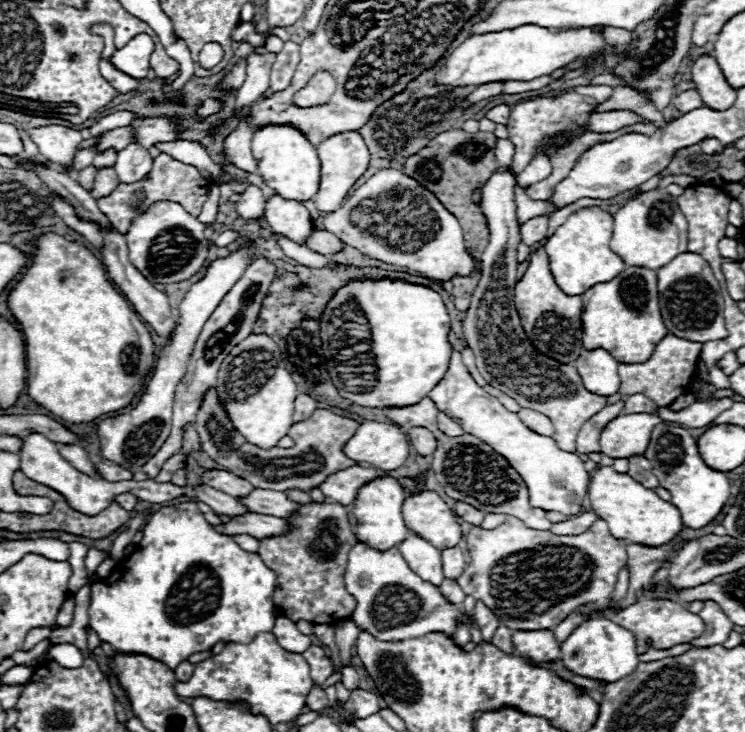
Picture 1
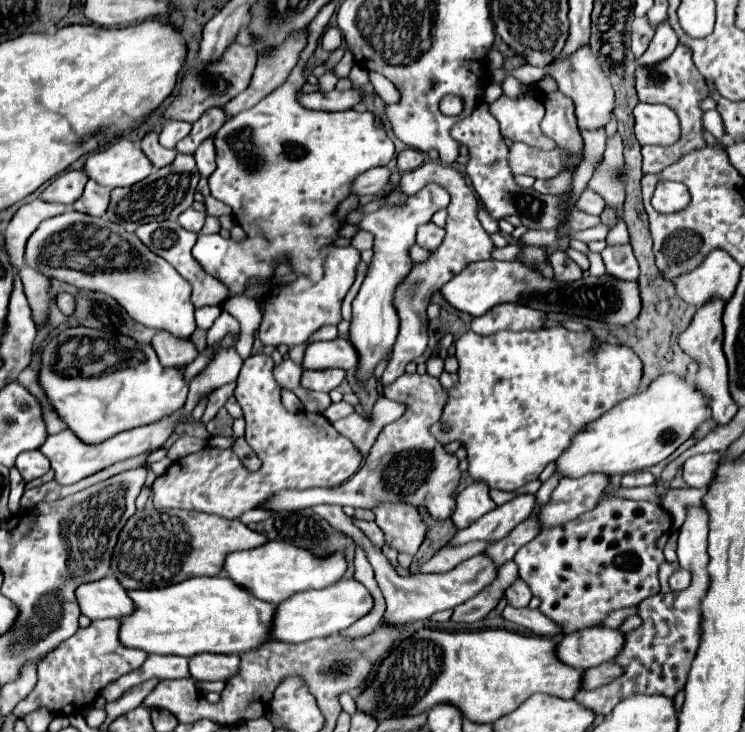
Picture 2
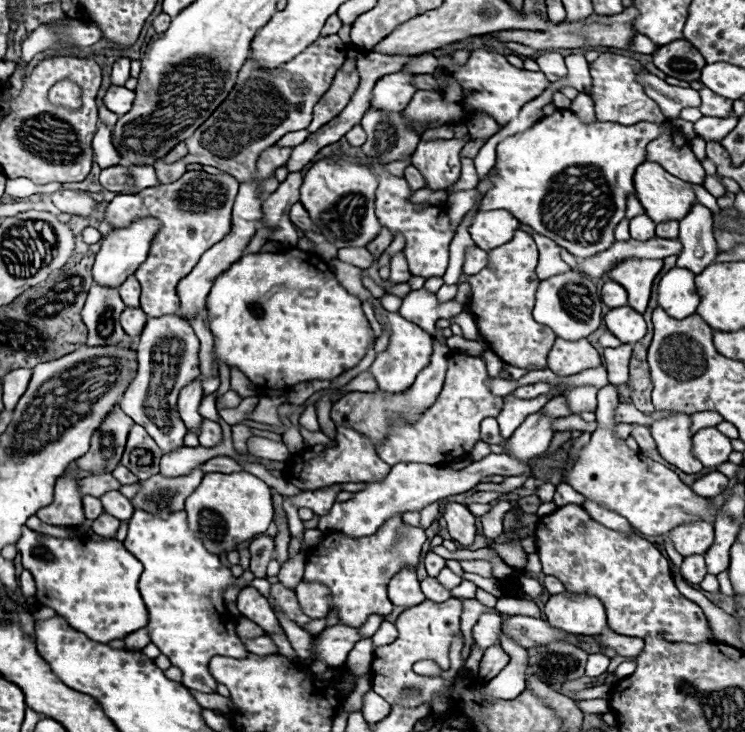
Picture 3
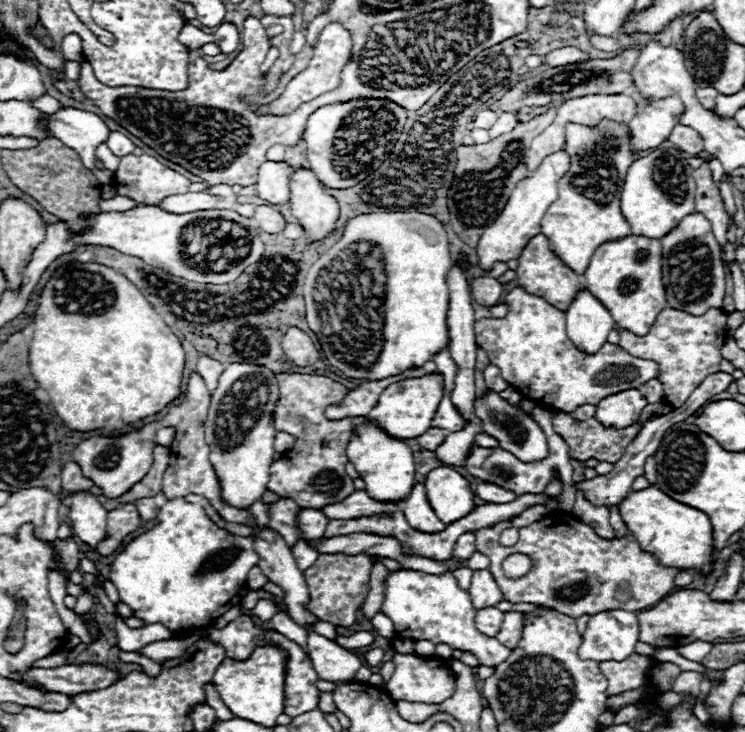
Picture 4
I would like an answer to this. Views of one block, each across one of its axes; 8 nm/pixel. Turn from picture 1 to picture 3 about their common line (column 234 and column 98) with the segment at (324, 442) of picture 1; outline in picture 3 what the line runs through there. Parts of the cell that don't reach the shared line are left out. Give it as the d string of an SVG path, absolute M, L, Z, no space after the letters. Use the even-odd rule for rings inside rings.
M114 406L112 414L94 432L90 450L76 460L78 470L90 474L112 474L114 468L120 464L126 436L132 426L132 418L128 418L120 410L120 406Z

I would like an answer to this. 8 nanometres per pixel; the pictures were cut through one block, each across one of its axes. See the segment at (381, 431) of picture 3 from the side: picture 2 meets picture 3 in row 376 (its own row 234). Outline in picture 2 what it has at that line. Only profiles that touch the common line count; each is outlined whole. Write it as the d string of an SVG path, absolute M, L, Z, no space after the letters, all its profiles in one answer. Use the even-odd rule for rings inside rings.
M428 222L428 224L422 224L422 228L418 230L416 244L428 252L434 252L440 246L442 238L444 238L444 228L436 226L434 222Z

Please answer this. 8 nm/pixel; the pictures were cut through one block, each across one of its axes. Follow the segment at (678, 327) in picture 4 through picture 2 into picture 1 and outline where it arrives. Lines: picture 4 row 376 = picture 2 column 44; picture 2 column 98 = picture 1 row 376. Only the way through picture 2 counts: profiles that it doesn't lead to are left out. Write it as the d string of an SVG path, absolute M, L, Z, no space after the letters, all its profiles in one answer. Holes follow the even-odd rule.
M666 334L660 344L656 346L654 354L644 364L620 364L620 396L632 396L632 394L644 394L650 400L654 400L658 406L670 406L680 394L688 392L690 380L696 374L696 364L700 358L702 344L700 342L688 342L684 338L676 338L674 334Z

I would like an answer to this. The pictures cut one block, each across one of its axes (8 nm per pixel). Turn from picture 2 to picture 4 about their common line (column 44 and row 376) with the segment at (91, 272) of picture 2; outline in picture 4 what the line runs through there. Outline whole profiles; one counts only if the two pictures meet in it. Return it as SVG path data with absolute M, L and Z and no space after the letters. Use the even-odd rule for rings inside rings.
M232 362L220 376L206 422L210 462L222 484L222 498L236 508L248 508L266 492L268 468L274 460L276 428L272 412L280 398L276 376L266 366Z

